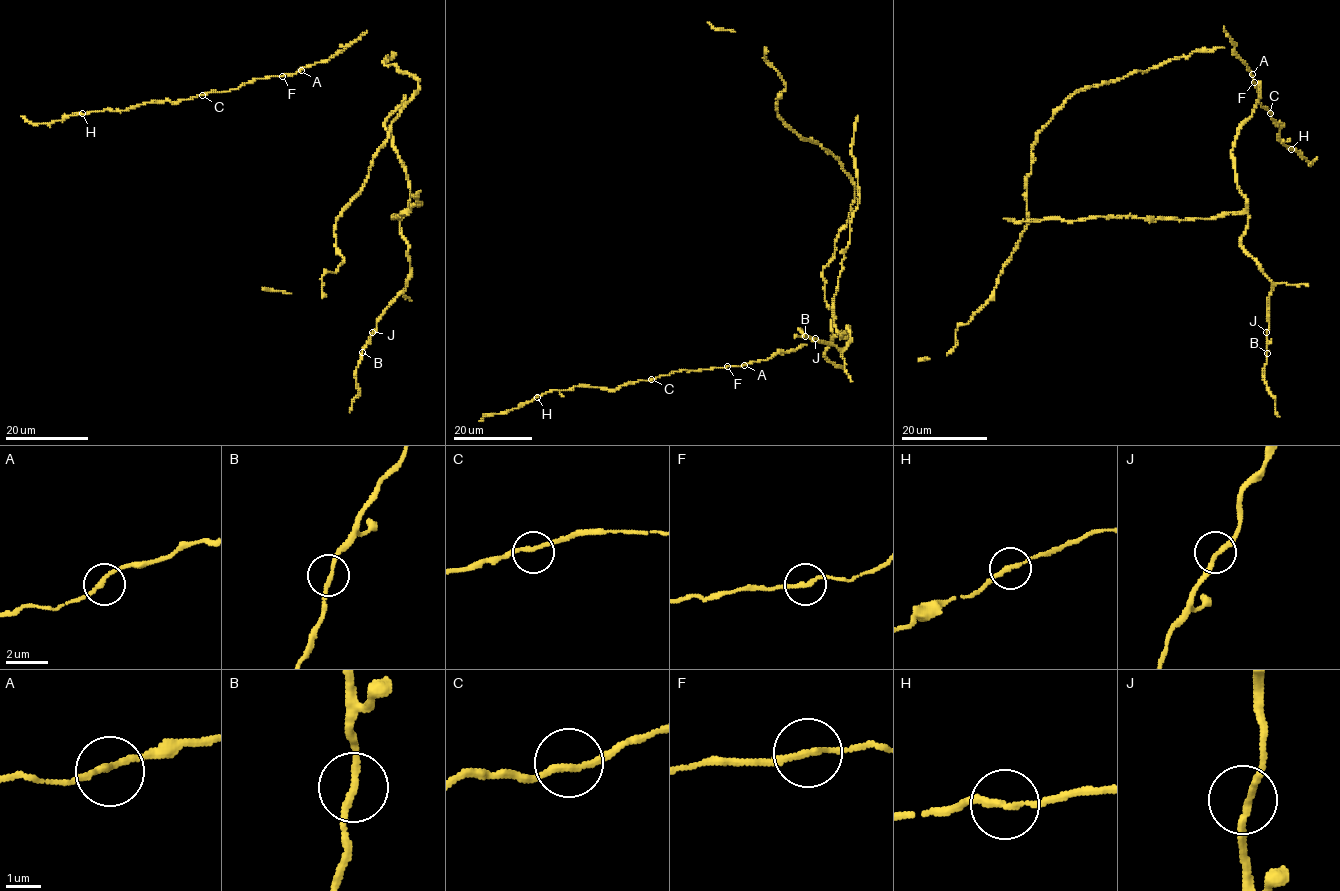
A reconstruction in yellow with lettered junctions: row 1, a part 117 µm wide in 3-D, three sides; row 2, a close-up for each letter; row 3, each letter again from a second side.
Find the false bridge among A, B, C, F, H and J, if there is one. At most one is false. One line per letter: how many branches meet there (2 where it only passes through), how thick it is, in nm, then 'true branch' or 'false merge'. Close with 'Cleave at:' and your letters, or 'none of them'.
A: 2 branches meet; 190 nm thick; true branch
B: 2 branches meet; 180 nm thick; true branch
C: 2 branches meet; 180 nm thick; true branch
F: 2 branches meet; 190 nm thick; true branch
H: 2 branches meet; 180 nm thick; true branch
J: 2 branches meet; 190 nm thick; true branch
Cleave at: none of them

